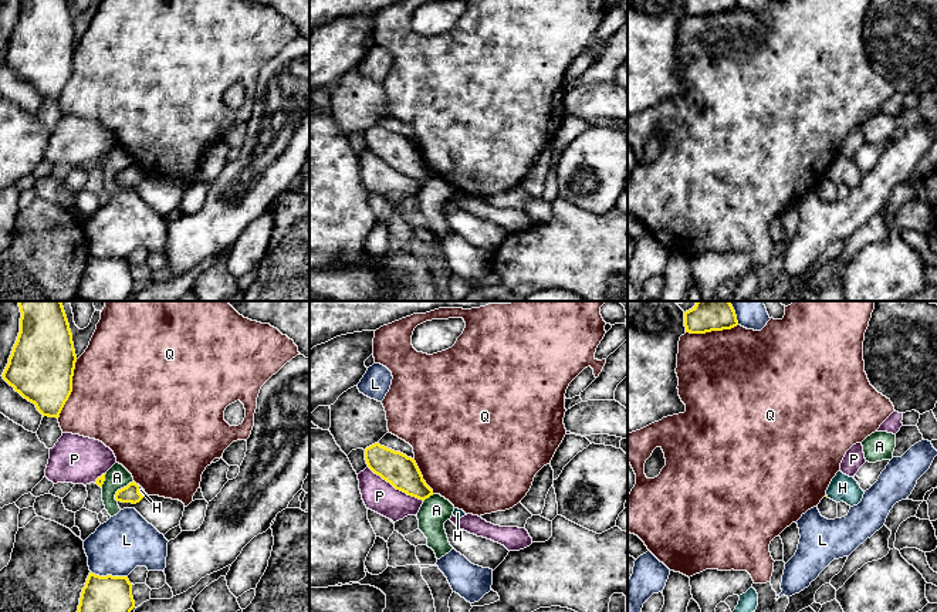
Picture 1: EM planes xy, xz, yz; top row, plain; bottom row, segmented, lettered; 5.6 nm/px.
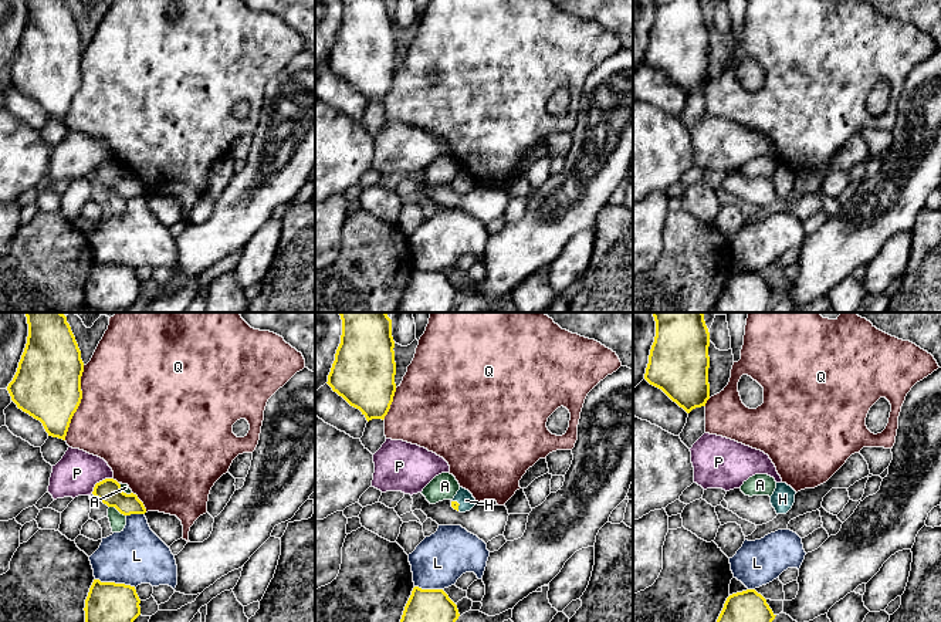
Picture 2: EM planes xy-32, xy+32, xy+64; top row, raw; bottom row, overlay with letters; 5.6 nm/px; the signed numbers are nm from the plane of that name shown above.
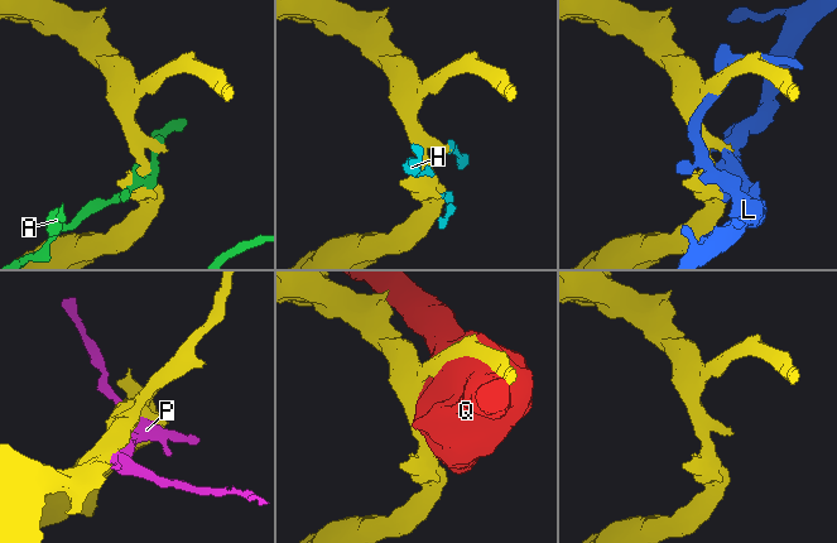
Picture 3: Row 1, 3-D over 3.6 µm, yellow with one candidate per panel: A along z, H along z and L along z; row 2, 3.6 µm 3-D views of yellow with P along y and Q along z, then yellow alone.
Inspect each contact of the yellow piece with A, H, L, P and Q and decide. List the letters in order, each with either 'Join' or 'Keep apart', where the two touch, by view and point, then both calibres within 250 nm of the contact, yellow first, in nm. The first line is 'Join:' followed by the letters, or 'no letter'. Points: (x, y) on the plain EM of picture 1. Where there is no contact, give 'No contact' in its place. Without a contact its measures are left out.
Join: H
A: Keep apart. Touches yellow at xy (121, 171). Thickness 100 nm (yellow) against 140 nm
H: Join. Touches yellow at xy (138, 173). Thickness 100 nm (yellow) against 30 nm
L: Keep apart. Touches yellow at xy (110, 257). Thickness 280 nm (yellow) against 320 nm
P: Keep apart. Touches yellow at xz (396, 171). Thickness 190 nm (yellow) against 190 nm
Q: Keep apart. Touches yellow at xy (71, 71). Thickness 380 nm (yellow) against 500 nm

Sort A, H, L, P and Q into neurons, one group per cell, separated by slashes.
A / H / L / P / Q

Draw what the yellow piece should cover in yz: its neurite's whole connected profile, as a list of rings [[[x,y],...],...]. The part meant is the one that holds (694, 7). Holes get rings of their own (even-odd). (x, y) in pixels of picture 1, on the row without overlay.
[[[684,0],[686,14],[690,16],[731,11],[737,7],[737,0]]]

